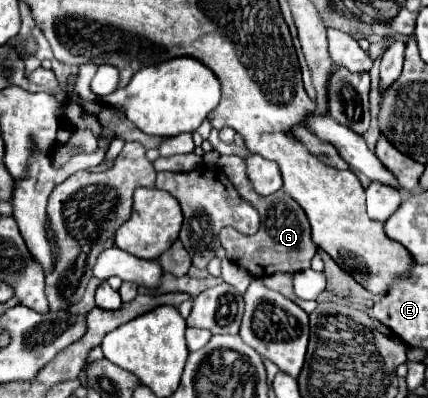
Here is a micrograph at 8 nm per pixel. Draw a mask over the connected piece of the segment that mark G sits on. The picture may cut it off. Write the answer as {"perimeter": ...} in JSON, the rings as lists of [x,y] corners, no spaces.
{"perimeter":[[[222,155],[218,161],[218,167],[226,171],[230,181],[238,189],[238,193],[258,209],[260,219],[262,219],[260,229],[254,235],[242,235],[234,227],[224,227],[220,231],[220,241],[222,241],[222,247],[226,249],[226,257],[234,261],[236,265],[248,269],[248,273],[254,277],[268,277],[278,271],[298,273],[298,271],[308,269],[316,253],[316,245],[310,239],[310,223],[304,209],[284,191],[276,191],[274,195],[268,195],[268,197],[258,195],[254,187],[250,187],[250,179],[246,175],[246,161],[242,157]]]}

